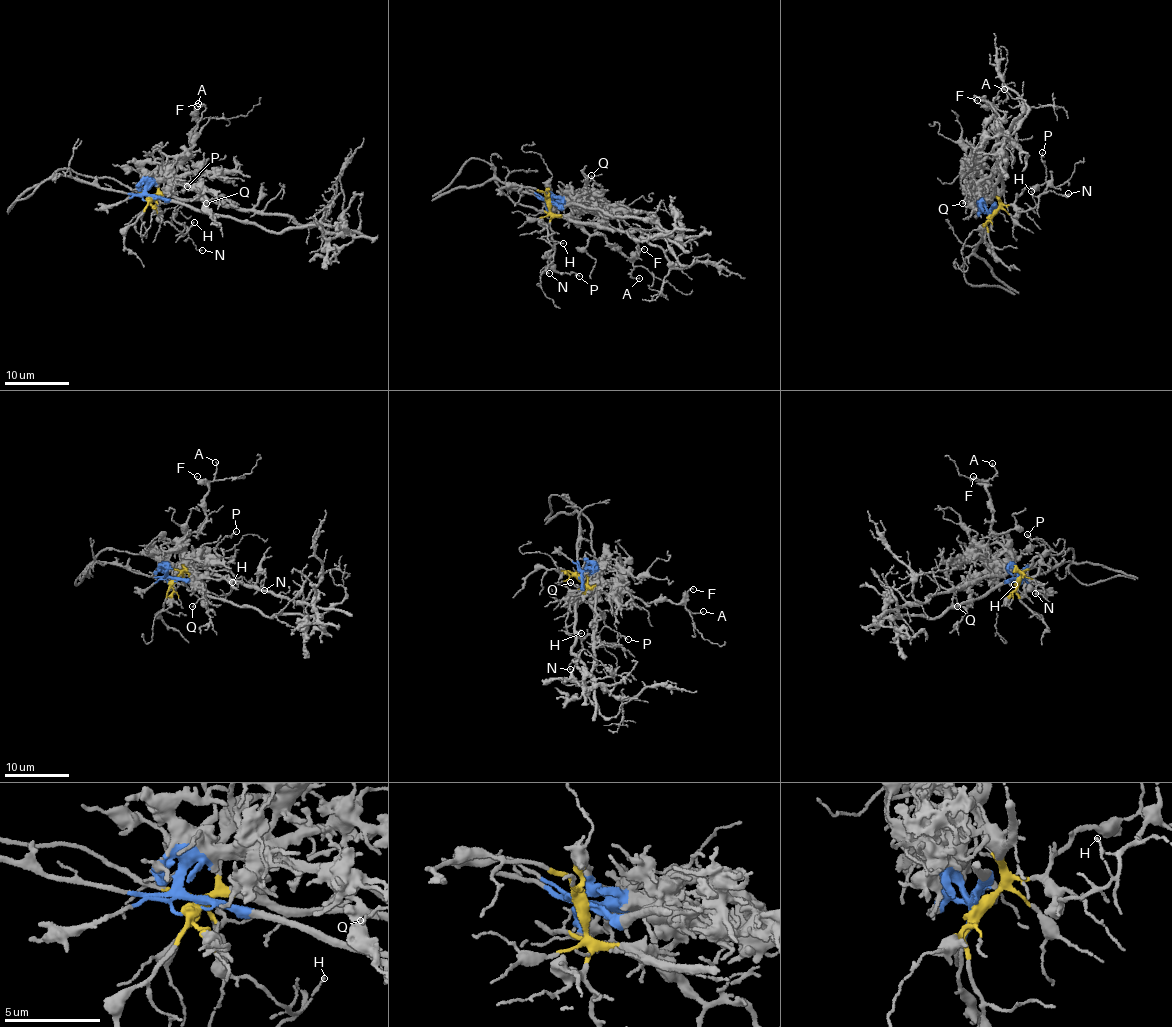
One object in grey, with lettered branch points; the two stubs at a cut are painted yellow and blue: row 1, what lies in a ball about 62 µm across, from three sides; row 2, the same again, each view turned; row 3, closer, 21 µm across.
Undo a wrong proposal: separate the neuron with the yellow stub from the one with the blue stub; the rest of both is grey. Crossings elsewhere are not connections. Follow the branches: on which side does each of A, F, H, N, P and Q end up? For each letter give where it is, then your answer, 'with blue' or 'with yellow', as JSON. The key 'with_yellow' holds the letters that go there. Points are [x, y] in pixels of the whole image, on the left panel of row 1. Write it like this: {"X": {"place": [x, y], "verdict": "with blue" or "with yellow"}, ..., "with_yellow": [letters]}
{"A": {"place": [197, 106], "verdict": "with yellow"}, "F": {"place": [198, 103], "verdict": "with yellow"}, "H": {"place": [194, 222], "verdict": "with yellow"}, "N": {"place": [202, 250], "verdict": "with yellow"}, "P": {"place": [187, 186], "verdict": "with yellow"}, "Q": {"place": [206, 203], "verdict": "with blue"}, "with_yellow": ["A", "F", "H", "N", "P"]}

